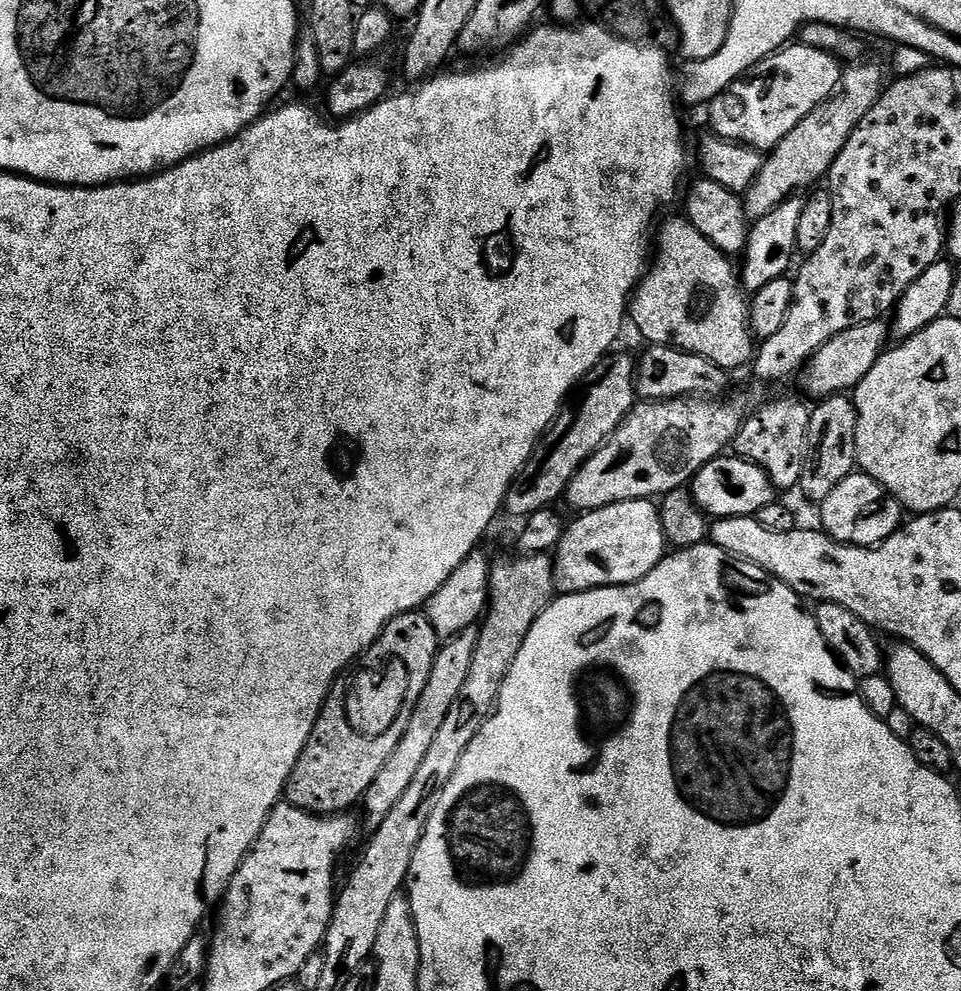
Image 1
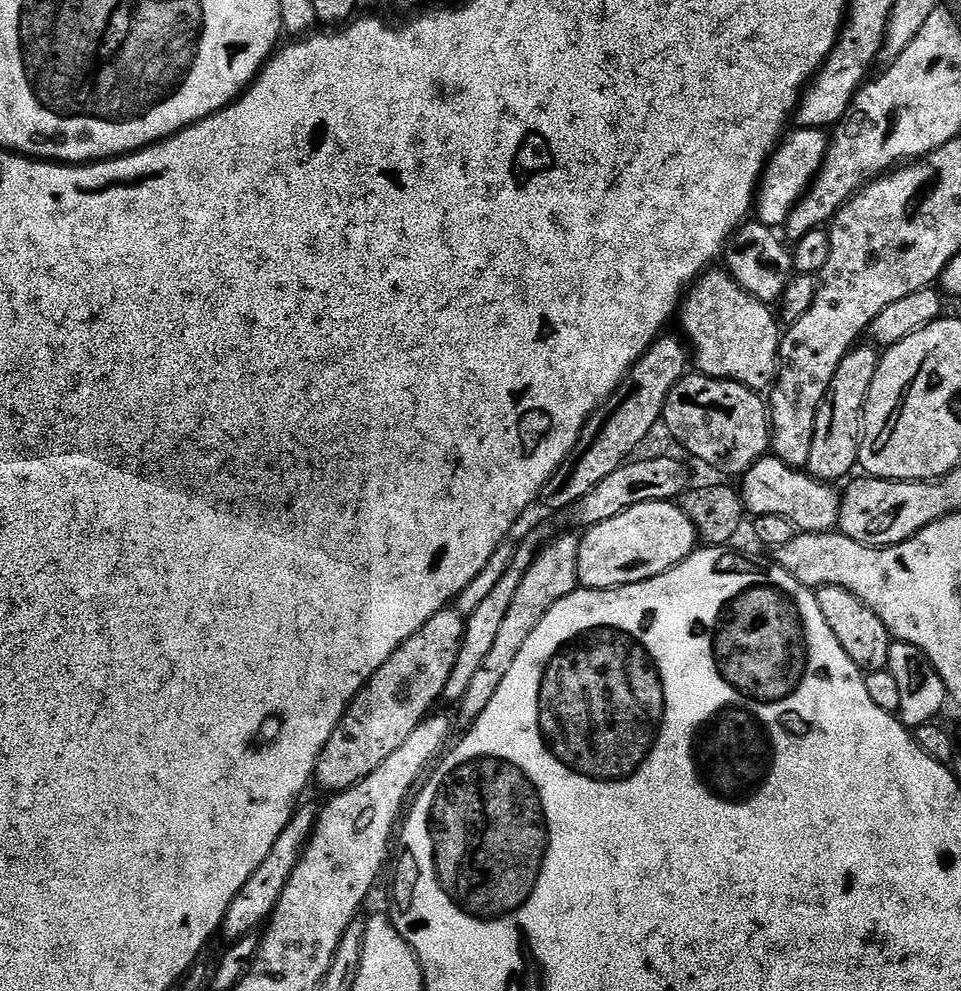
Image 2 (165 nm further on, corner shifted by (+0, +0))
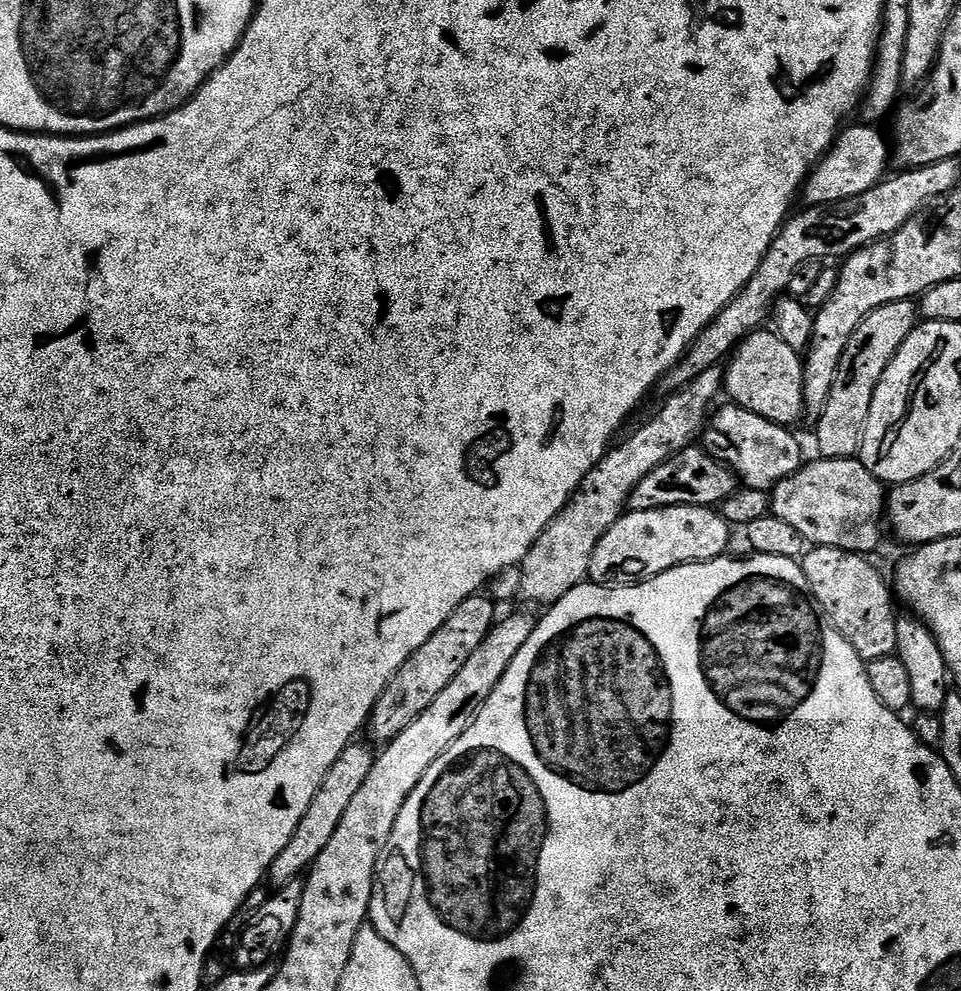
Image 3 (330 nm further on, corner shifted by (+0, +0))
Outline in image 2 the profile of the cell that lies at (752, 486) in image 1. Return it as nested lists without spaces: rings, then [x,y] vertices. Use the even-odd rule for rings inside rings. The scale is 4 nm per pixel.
[[[769,454],[754,462],[754,466],[750,466],[750,470],[744,473],[742,483],[744,485],[739,485],[738,491],[744,498],[745,509],[753,517],[778,514],[778,518],[786,518],[786,522],[790,522],[800,532],[830,532],[839,525],[841,493],[835,492],[831,483],[809,476],[807,471],[786,466],[786,462],[782,462],[777,456]]]

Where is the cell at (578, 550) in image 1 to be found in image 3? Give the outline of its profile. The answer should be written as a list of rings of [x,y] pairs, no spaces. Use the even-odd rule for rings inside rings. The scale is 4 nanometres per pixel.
[[[678,506],[677,508],[659,508],[645,512],[628,512],[621,516],[610,530],[598,542],[594,550],[594,558],[590,558],[588,580],[593,584],[605,586],[627,586],[633,582],[650,580],[671,568],[683,564],[700,564],[704,560],[718,560],[725,555],[728,548],[728,532],[730,526],[724,521],[719,511],[712,508],[695,508],[694,506]]]

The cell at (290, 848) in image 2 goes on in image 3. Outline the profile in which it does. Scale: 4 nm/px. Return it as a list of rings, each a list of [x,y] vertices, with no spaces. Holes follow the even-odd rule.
[[[360,743],[348,744],[346,750],[338,754],[334,766],[330,766],[326,778],[322,778],[322,786],[318,786],[318,794],[314,794],[314,802],[310,802],[310,810],[302,814],[302,822],[298,822],[298,830],[294,830],[294,838],[286,842],[286,850],[282,850],[282,854],[278,854],[278,858],[274,858],[274,862],[268,867],[267,879],[273,880],[273,885],[279,886],[291,880],[301,879],[312,867],[318,854],[326,850],[334,830],[338,830],[338,822],[342,822],[342,814],[346,814],[350,801],[358,795],[358,789],[365,784],[366,777],[369,776],[376,761],[377,753],[372,752],[371,748],[373,745]]]

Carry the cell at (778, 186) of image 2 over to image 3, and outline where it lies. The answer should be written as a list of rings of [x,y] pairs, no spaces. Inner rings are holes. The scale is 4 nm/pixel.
[[[867,122],[859,123],[849,123],[841,127],[840,135],[832,143],[832,147],[825,156],[820,157],[812,173],[804,179],[802,200],[805,200],[803,203],[807,207],[842,202],[846,198],[858,198],[858,194],[866,194],[866,190],[878,186],[880,181],[885,179],[889,171],[888,160],[890,164],[889,143],[887,146],[884,142],[879,127]]]

